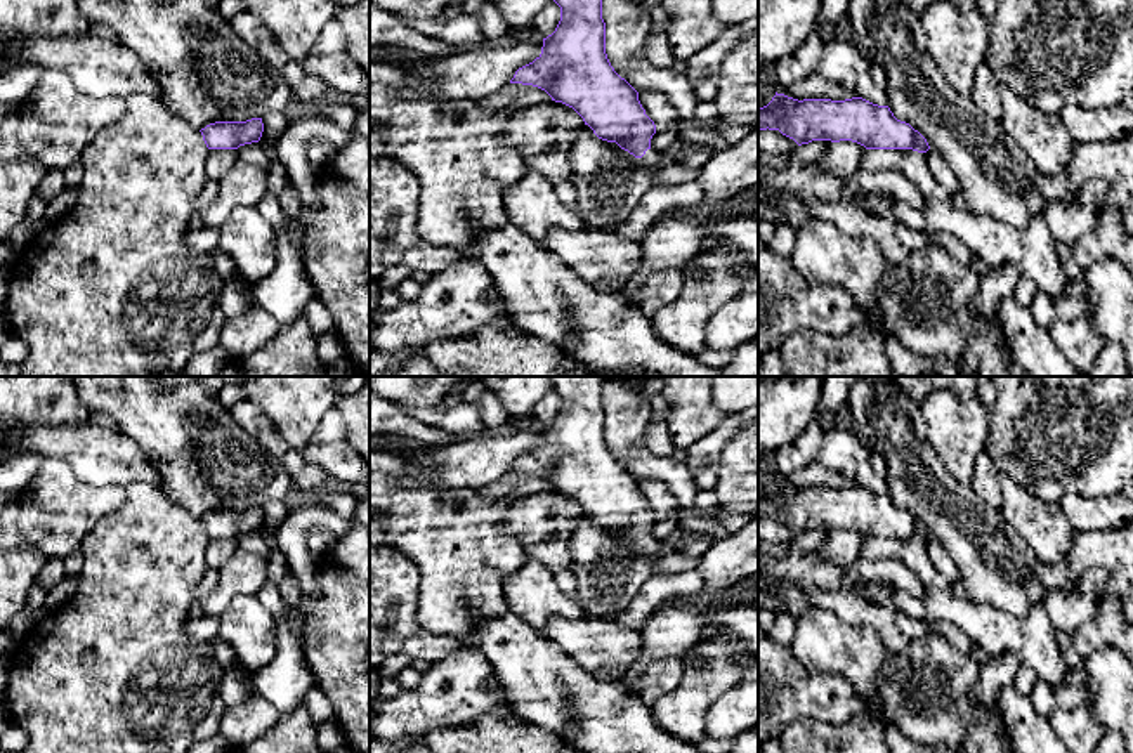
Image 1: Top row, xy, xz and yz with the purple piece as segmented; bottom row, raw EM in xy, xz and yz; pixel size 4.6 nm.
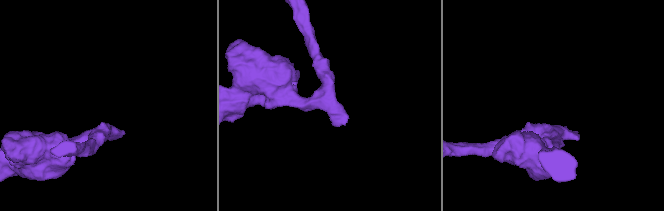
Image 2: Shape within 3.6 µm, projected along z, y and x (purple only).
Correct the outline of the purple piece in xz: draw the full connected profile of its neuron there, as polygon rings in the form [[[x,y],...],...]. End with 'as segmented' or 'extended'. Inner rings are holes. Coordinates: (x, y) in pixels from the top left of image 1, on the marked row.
[[[553,0],[560,7],[560,21],[552,35],[543,38],[541,54],[519,68],[510,83],[533,85],[545,90],[552,101],[573,108],[593,134],[635,156],[640,168],[654,170],[659,161],[651,139],[654,121],[645,115],[639,92],[621,78],[606,54],[606,23],[602,0]]] | extended

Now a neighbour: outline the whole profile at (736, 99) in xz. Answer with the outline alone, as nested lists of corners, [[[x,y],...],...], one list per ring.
[[[758,24],[736,26],[739,40],[724,57],[715,95],[718,118],[729,125],[758,125]]]

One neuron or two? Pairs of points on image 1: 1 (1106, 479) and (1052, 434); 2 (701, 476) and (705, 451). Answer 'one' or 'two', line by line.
1: one
2: one

